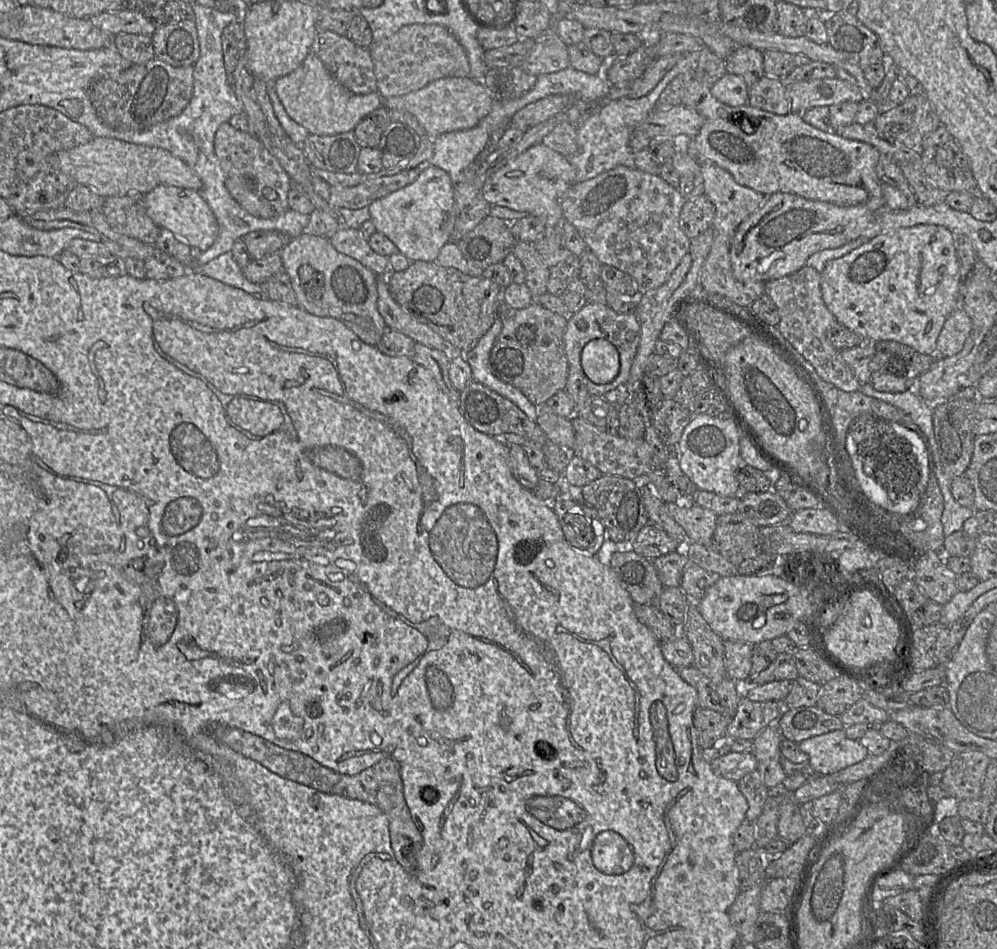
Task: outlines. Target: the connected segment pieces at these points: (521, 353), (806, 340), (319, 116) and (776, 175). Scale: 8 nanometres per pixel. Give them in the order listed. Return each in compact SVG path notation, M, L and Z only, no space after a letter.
M502 302L498 319L502 329L490 354L494 375L518 388L535 405L544 405L557 392L565 390L569 364L563 337L568 318L539 303L515 309Z
M807 266L766 282L764 294L774 302L780 316L775 328L786 343L811 364L823 381L845 392L859 391L862 385L827 338L828 331L837 322L823 301L820 283L821 273Z
M313 54L291 73L271 84L289 117L308 130L310 135L331 136L353 131L366 115L384 105L377 93L354 94L345 89Z
M695 78L684 91L682 105L705 118L704 125L694 137L683 139L687 143L688 155L698 162L712 162L727 170L739 185L765 196L781 192L837 206L865 204L873 212L884 207L884 197L876 173L880 153L870 144L844 138L831 130L819 130L807 124L801 114L777 115L747 103L736 107L728 106L712 95L710 86Z

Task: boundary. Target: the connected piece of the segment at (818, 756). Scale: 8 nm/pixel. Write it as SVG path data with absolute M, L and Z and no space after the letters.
M844 729L813 736L798 743L809 756L808 763L816 775L830 775L856 764L868 756L859 740L851 740Z

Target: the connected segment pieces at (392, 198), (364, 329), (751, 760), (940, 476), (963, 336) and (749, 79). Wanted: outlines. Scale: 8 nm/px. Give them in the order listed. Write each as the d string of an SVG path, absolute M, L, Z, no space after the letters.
M429 166L412 183L373 201L367 208L376 232L387 237L396 246L398 253L403 254L411 262L435 261L442 247L453 238L456 222L453 182L450 176L438 167Z
M307 233L290 239L279 255L298 306L315 316L335 318L366 344L378 345L387 327L377 308L379 277L372 270L338 252L328 238Z
M730 751L710 762L710 766L715 775L738 782L757 769L757 759L753 753Z
M935 463L934 472L944 500L944 509L941 516L941 523L943 526L944 536L947 537L950 534L961 530L963 523L968 518L970 518L975 511L981 510L967 508L956 502L950 492L951 480L948 480L945 477L944 473L942 472L941 468L938 467L937 463Z
M963 308L955 309L947 318L937 339L936 356L951 357L959 353L972 330L972 321Z
M738 46L725 59L726 72L738 75L751 87L761 77L763 71L763 53L749 46Z

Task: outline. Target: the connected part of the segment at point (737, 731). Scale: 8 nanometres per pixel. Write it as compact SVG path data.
M742 697L727 726L727 738L753 740L765 727L774 725L784 711L784 700L756 702Z

